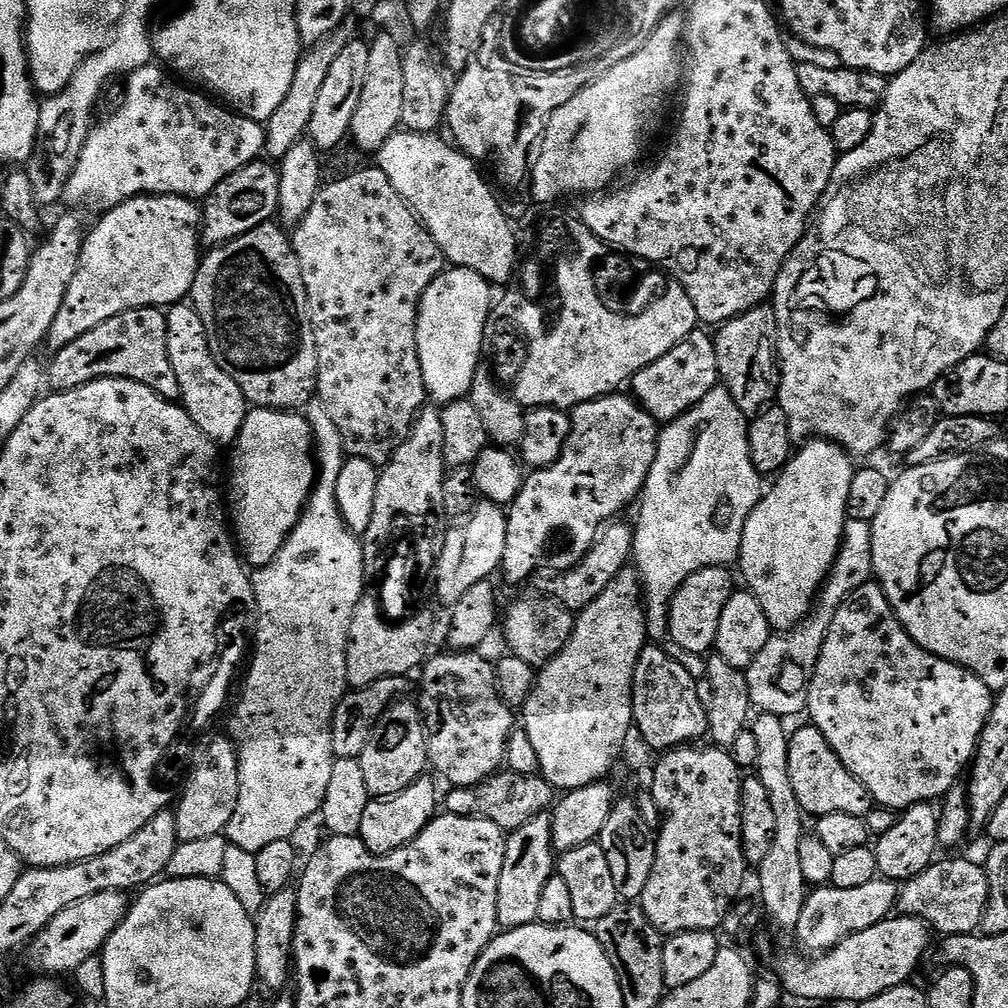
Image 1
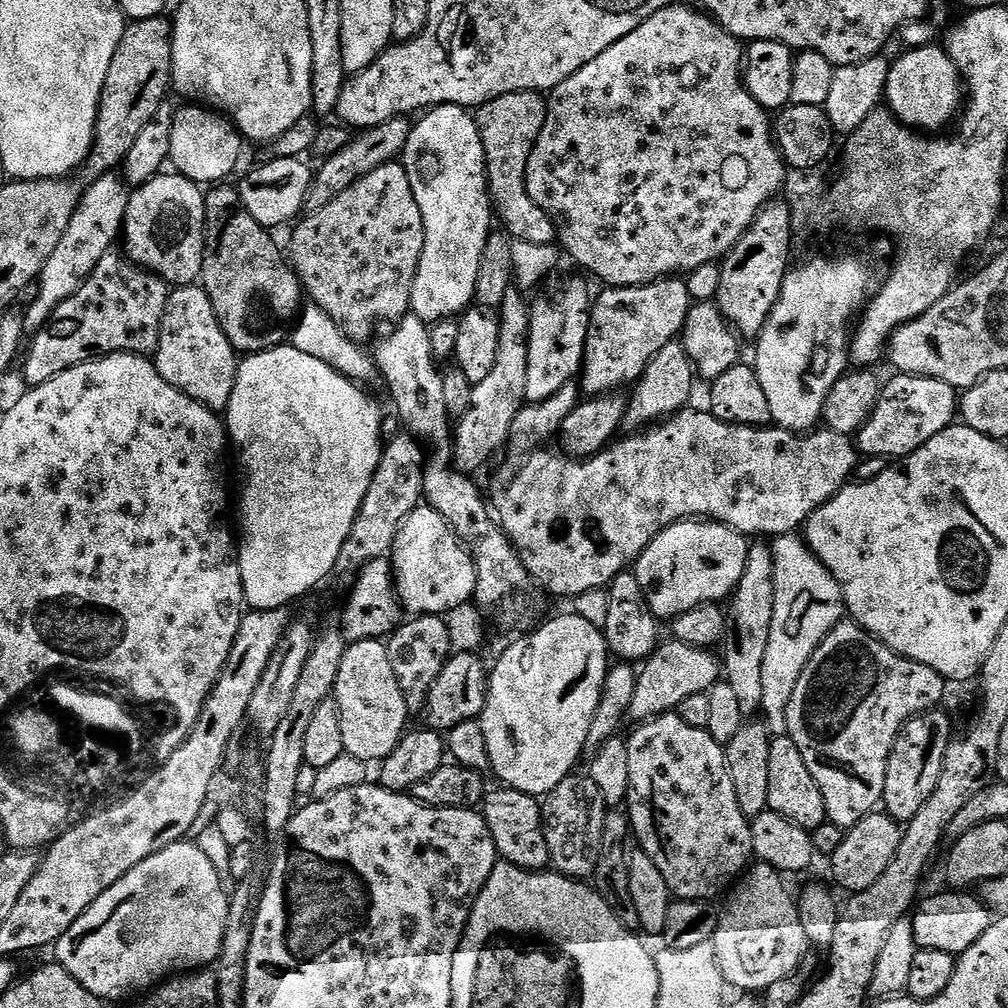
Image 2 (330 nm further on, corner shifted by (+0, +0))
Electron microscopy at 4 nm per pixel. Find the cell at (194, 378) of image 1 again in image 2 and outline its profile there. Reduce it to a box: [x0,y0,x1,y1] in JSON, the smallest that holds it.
[154,286,238,414]

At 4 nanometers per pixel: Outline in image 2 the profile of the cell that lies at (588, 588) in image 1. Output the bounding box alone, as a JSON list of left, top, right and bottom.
[623,339,694,430]

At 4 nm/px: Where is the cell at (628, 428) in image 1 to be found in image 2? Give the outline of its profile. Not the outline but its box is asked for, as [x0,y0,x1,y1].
[578,278,694,397]

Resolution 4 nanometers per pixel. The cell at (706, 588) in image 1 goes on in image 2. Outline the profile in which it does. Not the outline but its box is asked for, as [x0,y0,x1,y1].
[634,518,749,621]

